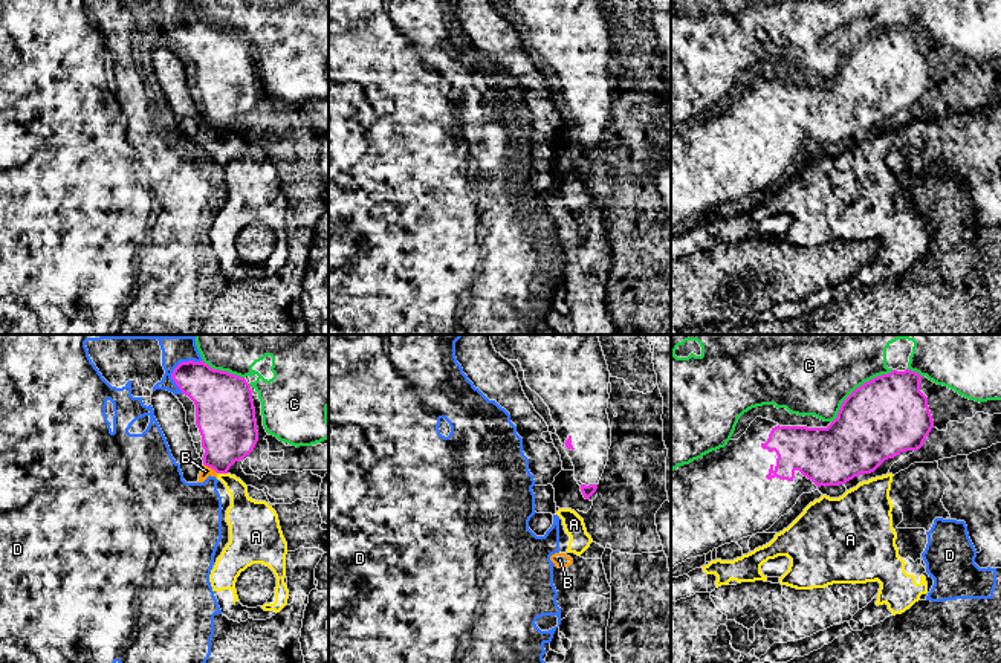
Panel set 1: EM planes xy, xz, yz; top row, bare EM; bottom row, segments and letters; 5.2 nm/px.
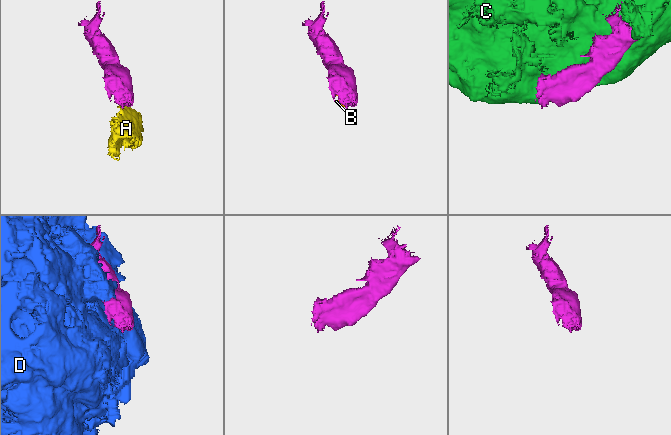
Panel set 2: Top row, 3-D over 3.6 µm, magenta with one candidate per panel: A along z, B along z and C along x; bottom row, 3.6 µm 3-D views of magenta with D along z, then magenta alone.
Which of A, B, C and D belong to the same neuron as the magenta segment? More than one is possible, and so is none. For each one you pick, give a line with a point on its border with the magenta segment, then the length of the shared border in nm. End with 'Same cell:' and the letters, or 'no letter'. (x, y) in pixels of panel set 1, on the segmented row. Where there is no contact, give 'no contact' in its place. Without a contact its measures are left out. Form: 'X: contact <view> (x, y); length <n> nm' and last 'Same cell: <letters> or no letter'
Same cell: no letter

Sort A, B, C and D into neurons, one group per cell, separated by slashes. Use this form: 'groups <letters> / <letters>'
groups A B / C / D

